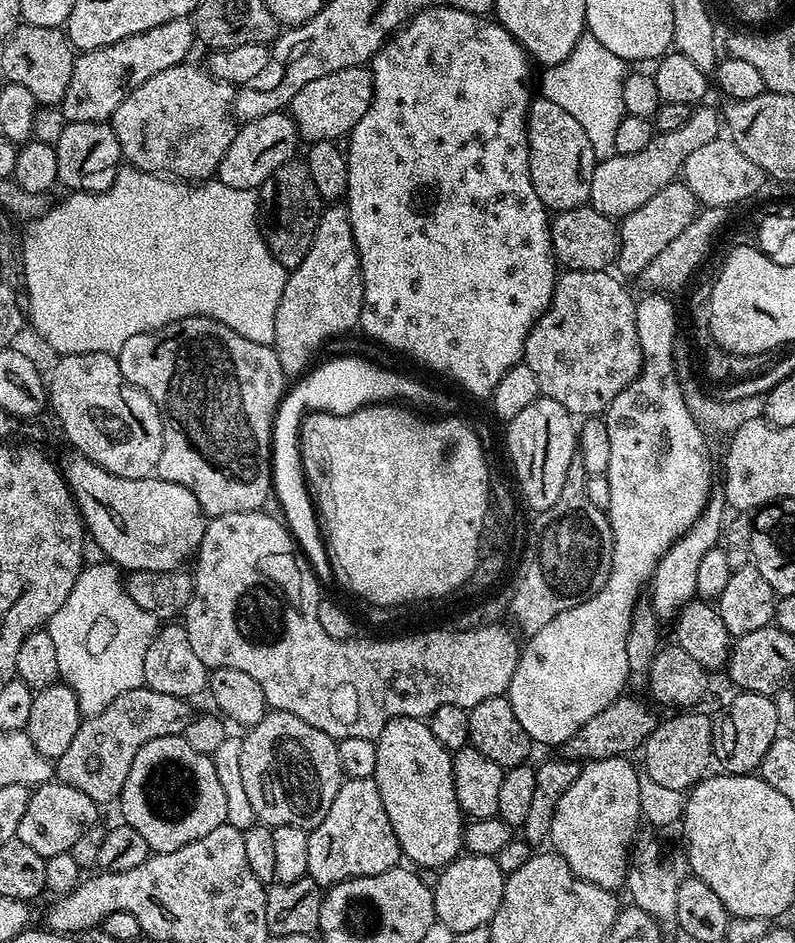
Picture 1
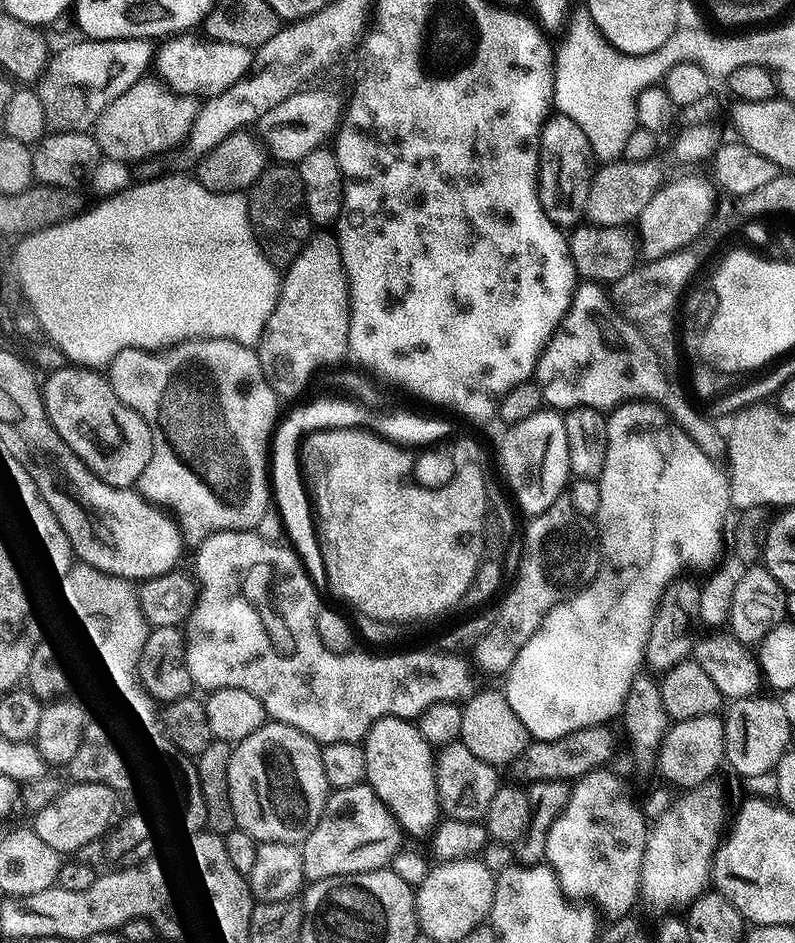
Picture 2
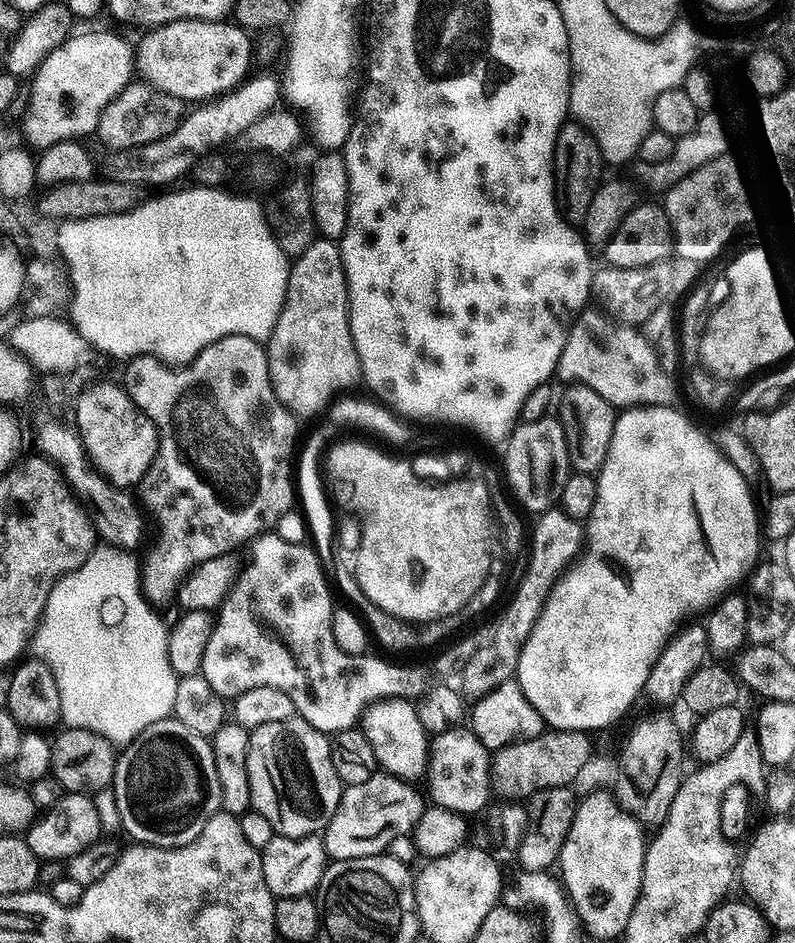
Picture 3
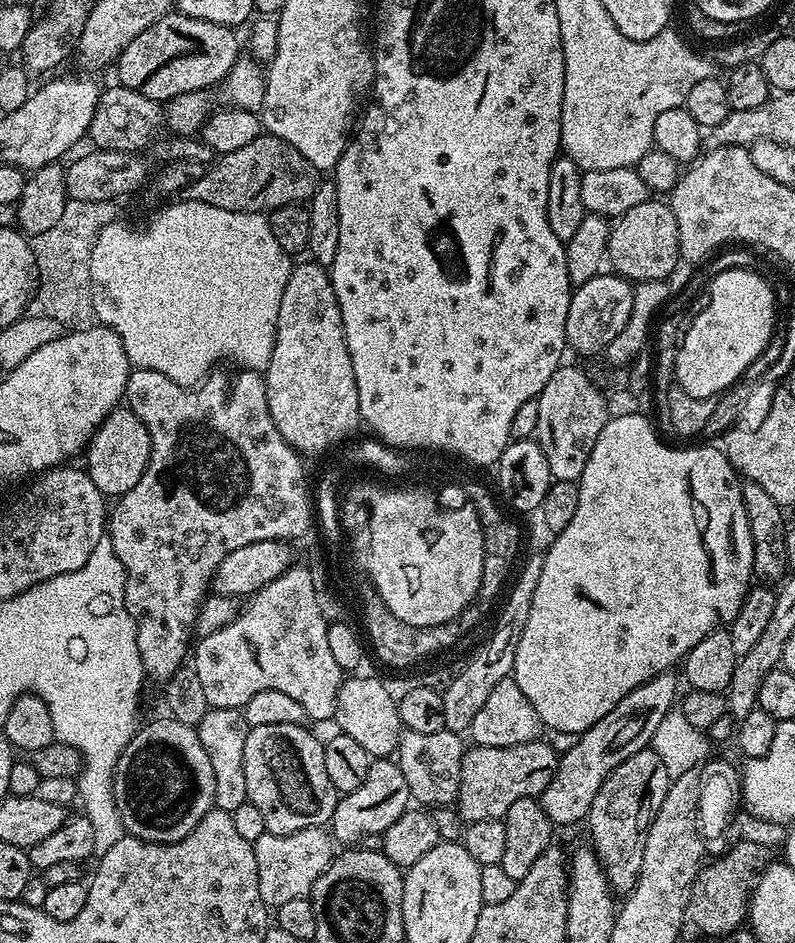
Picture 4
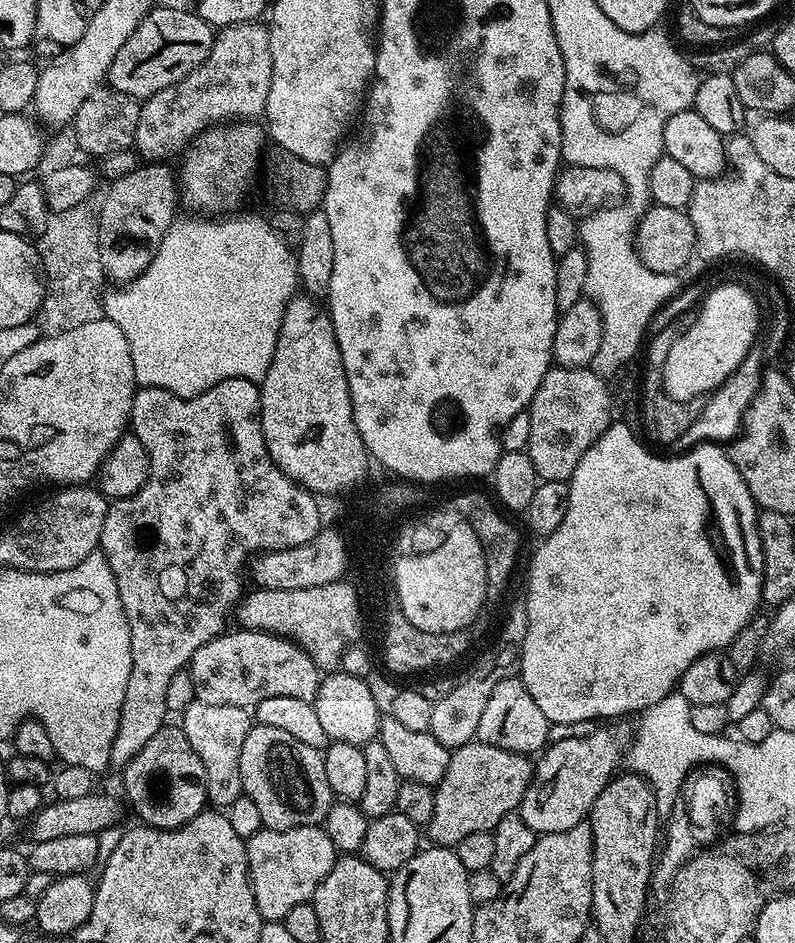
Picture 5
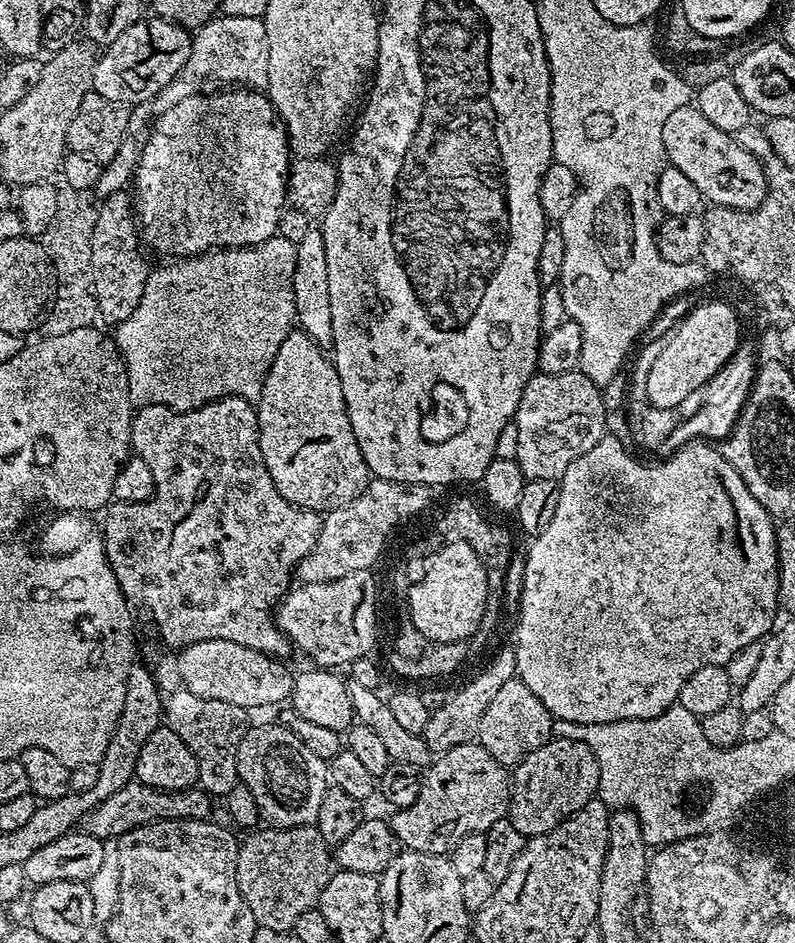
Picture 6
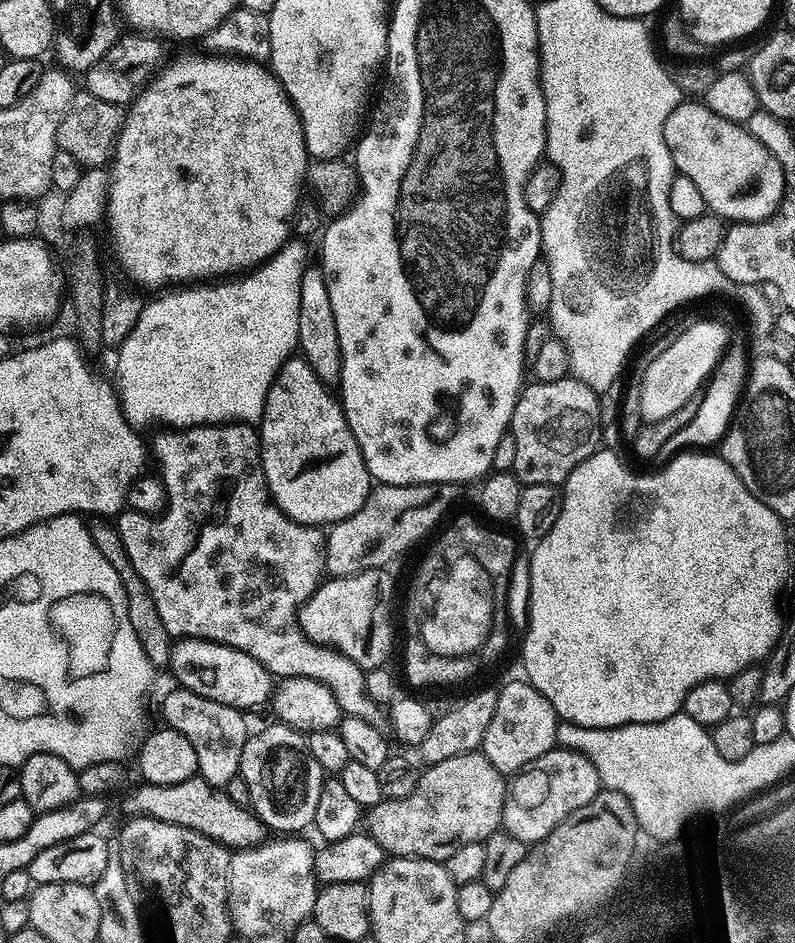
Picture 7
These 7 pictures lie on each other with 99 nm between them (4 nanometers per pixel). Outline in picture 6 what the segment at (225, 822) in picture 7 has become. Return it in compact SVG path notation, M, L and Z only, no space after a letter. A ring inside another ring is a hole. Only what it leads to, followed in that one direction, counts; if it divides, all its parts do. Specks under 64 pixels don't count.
M139 782L122 786L106 798L84 819L83 831L105 842L115 841L122 834L134 830L143 824L152 824L155 820L207 820L213 801L207 792L199 786L185 788L182 792L163 792Z

